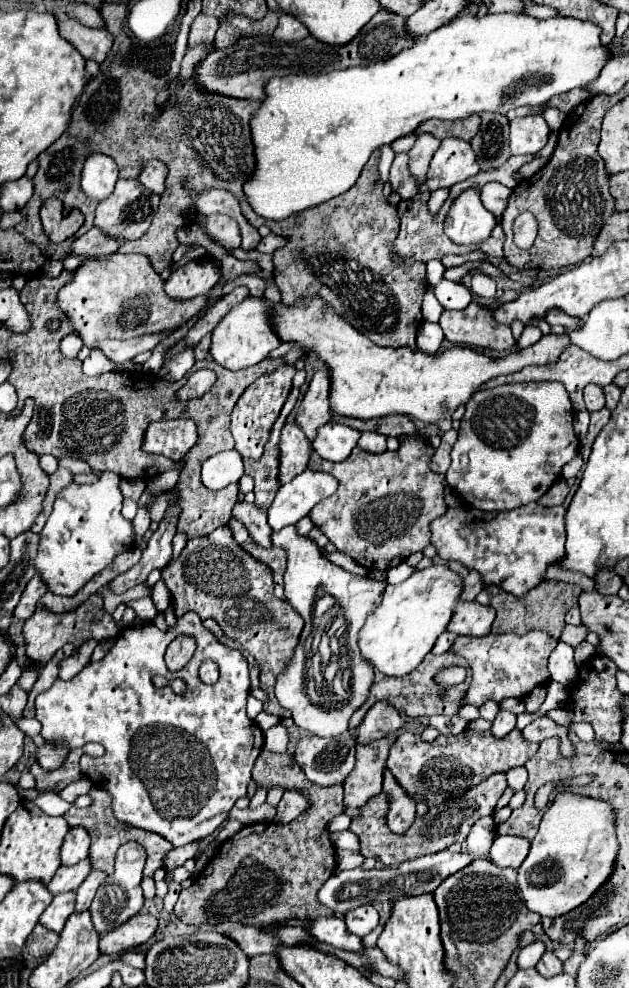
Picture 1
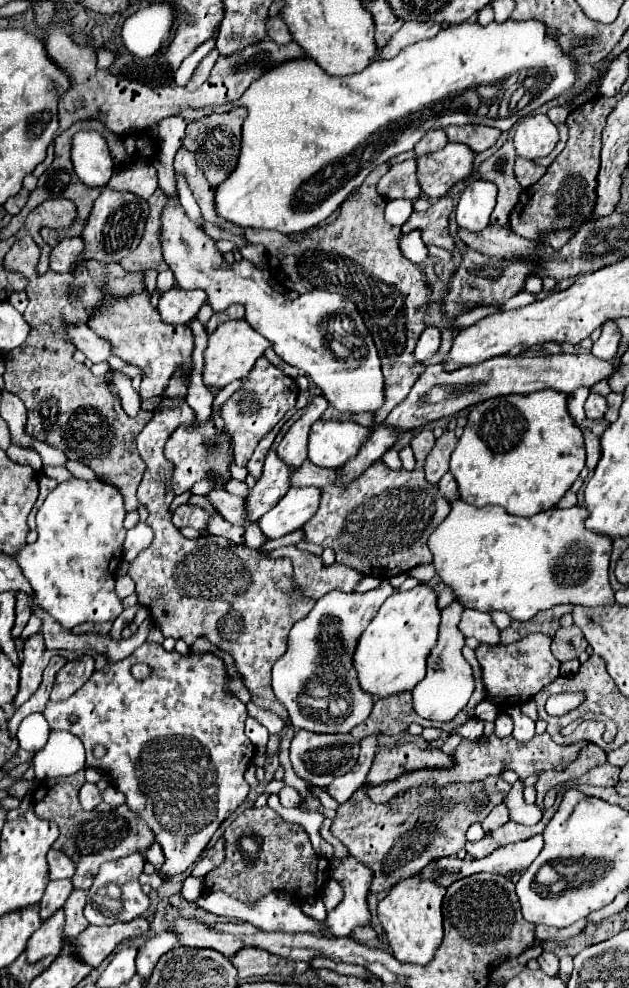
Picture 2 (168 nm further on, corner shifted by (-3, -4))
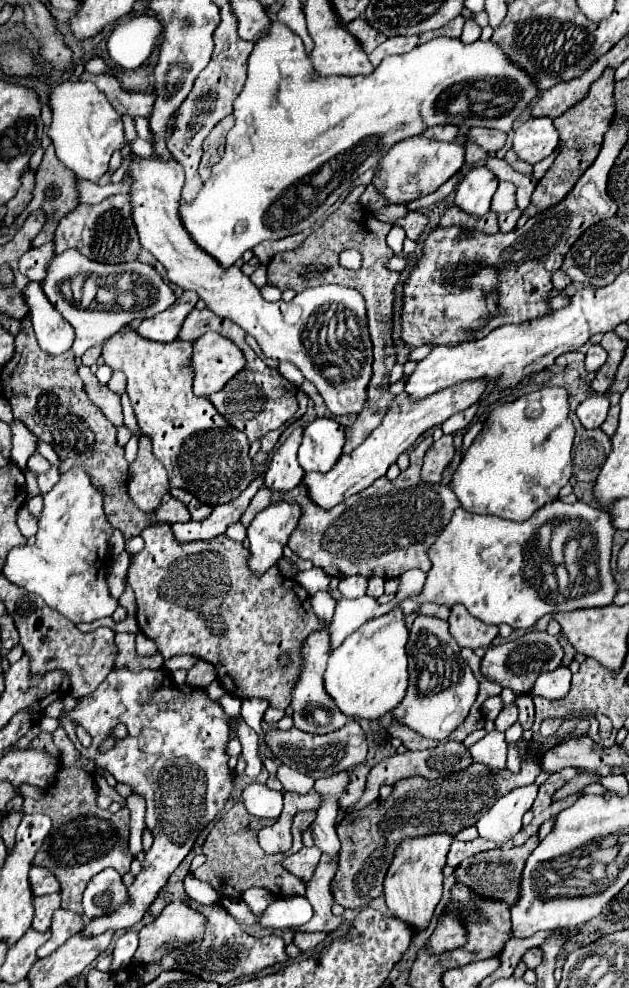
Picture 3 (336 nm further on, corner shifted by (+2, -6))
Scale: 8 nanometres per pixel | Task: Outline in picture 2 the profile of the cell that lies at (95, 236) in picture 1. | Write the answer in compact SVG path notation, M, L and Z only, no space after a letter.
M63 239L49 253L49 267L55 273L69 273L73 261L81 261L81 239Z

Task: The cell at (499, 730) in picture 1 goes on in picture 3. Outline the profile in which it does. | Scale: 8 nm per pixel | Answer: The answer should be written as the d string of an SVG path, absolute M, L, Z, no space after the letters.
M512 703L512 705L504 707L504 709L500 711L500 715L496 717L496 721L494 721L496 731L506 731L516 719L518 719L518 711L516 711L516 705Z

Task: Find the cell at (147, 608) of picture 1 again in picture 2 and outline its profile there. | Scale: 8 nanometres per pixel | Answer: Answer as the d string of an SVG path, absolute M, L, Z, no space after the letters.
M71 477L59 483L45 499L41 509L37 511L37 541L33 545L25 545L15 553L15 561L21 567L23 575L31 583L35 591L35 601L53 613L53 617L65 625L65 629L73 629L85 621L103 623L115 621L124 608L121 599L115 593L115 573L123 555L125 541L125 507L123 497L113 485L107 485L99 479L85 481Z

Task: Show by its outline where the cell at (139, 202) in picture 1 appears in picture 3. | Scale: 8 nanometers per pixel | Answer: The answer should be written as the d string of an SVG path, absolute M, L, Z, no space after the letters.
M112 195L98 205L78 205L72 213L68 213L54 235L56 253L64 253L66 249L78 249L84 257L98 263L128 263L134 261L140 243L136 235L136 227L132 223L132 203L128 203L128 195Z

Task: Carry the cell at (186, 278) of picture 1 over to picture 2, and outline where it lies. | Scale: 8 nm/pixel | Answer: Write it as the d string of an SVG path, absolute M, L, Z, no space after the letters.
M173 287L169 293L161 295L157 311L161 315L161 321L169 325L187 325L197 315L203 303L205 293L201 293L201 289L183 291L179 287Z

